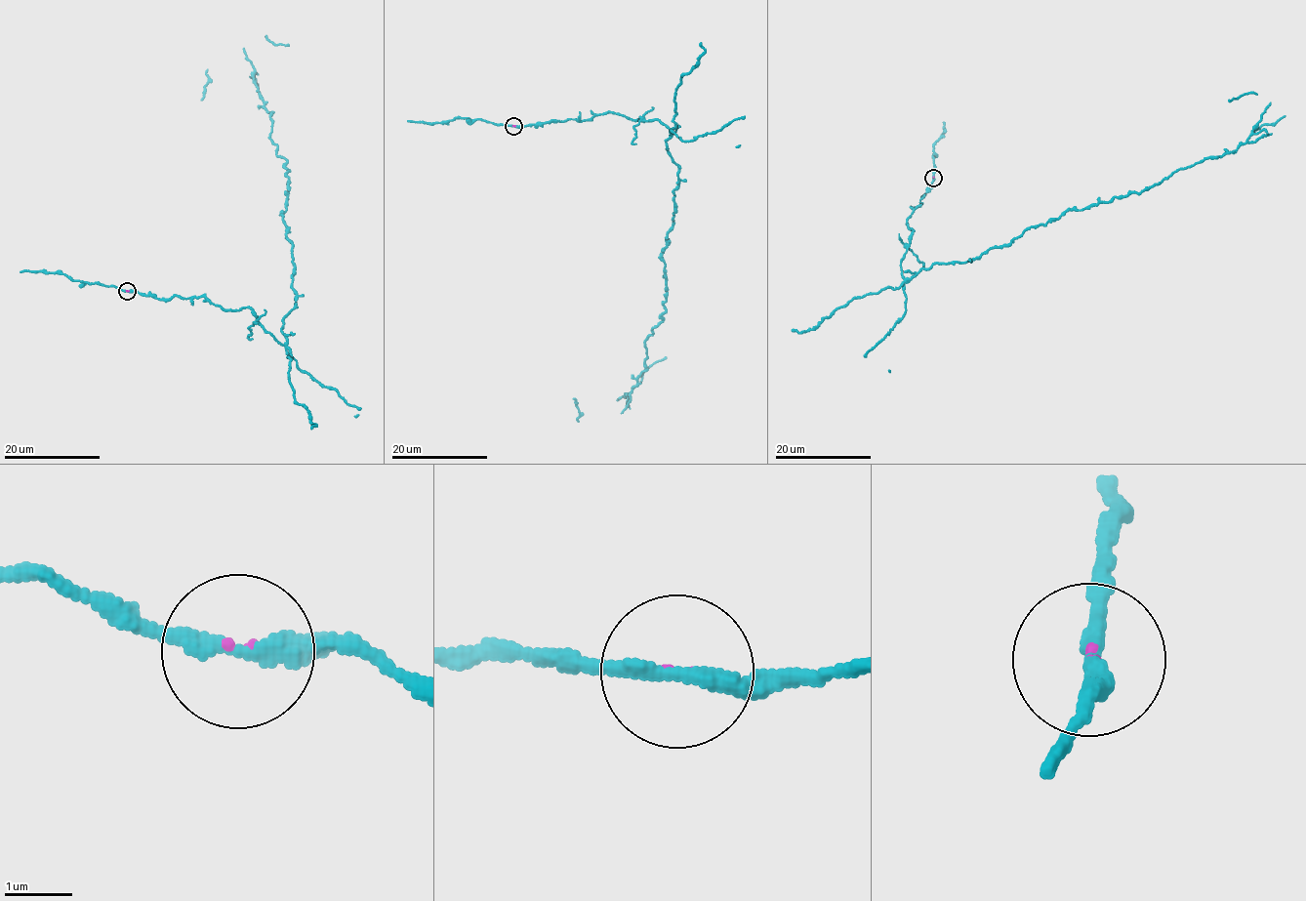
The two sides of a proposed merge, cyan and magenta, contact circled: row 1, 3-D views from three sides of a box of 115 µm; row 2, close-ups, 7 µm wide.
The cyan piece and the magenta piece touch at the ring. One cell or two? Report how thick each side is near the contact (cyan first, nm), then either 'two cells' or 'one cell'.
240 nm thick on the cyan side, 60 nm on the other; two cells

